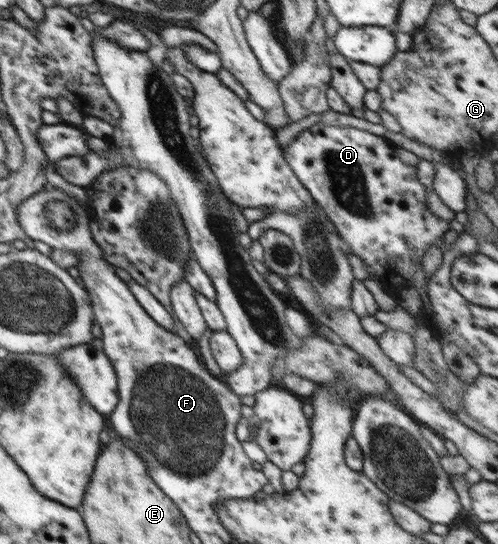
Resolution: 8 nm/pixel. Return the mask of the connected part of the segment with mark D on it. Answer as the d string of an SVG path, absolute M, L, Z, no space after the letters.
M318 123L302 131L283 149L284 158L299 182L327 214L339 236L347 242L351 253L367 265L368 277L385 281L387 277L403 276L406 286L413 283L418 267L429 246L439 243L454 222L435 217L425 202L433 196L418 181L417 167L407 165L395 152L395 146L386 138L353 127L321 126Z

